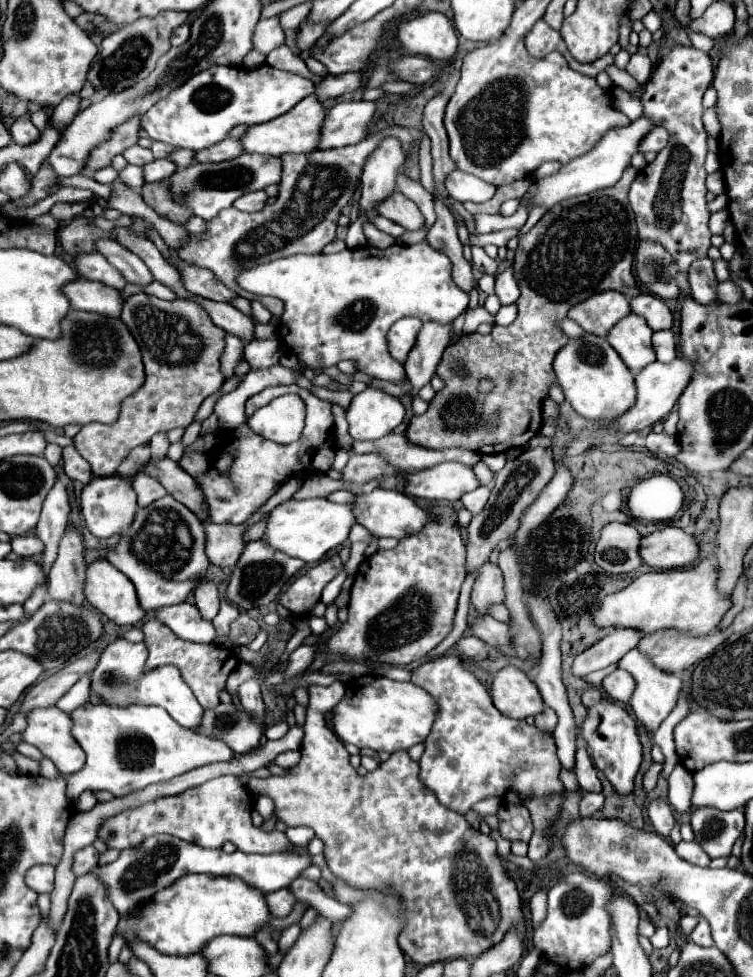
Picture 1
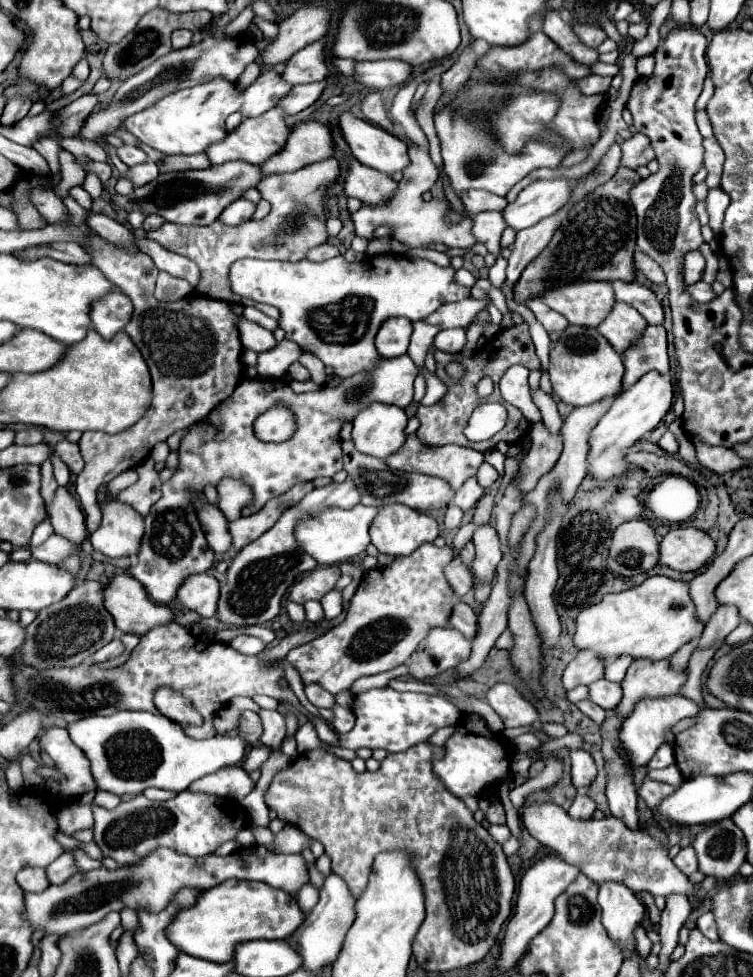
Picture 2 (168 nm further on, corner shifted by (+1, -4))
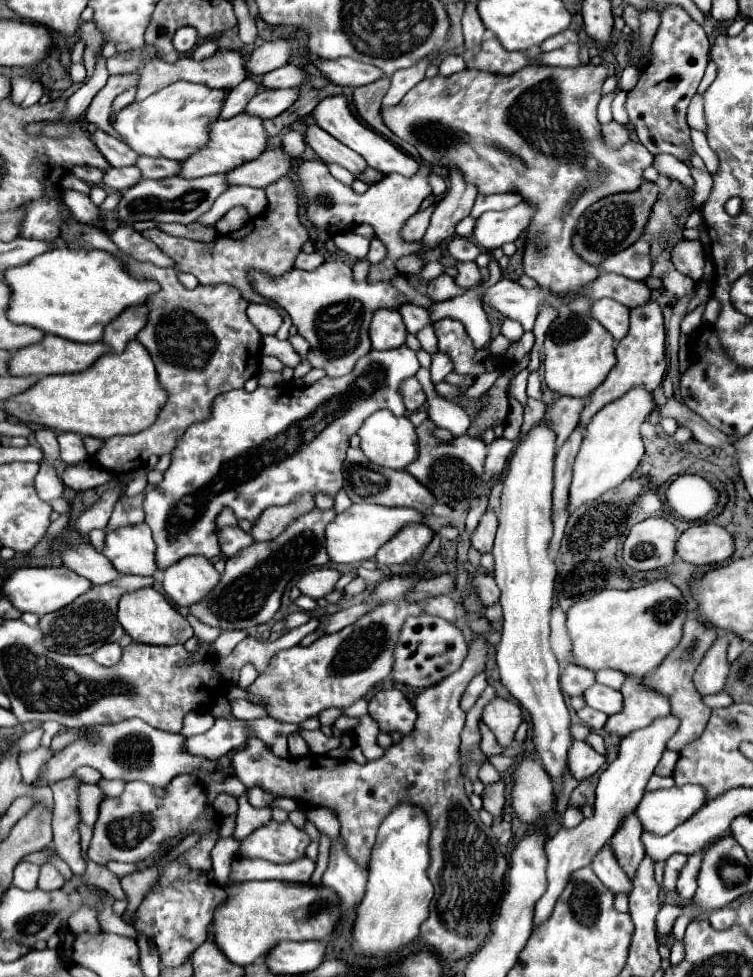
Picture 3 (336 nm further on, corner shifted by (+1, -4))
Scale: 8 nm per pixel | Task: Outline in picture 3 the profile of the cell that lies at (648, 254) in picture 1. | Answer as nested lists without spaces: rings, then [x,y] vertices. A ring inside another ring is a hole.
[[[640,239],[628,249],[608,257],[604,265],[600,265],[600,271],[612,271],[624,277],[632,277],[638,281],[644,281],[652,273],[652,257],[650,257],[650,245],[648,241]]]

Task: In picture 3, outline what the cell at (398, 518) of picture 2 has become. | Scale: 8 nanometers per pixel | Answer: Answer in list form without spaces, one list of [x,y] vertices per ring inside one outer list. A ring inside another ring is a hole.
[[[408,523],[378,549],[376,561],[380,565],[406,563],[422,555],[422,551],[432,541],[432,537],[434,537],[434,531],[424,523]]]

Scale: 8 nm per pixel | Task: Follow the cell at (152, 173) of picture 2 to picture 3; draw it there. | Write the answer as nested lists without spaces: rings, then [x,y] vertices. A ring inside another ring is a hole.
[[[136,165],[132,167],[122,167],[122,169],[108,169],[104,173],[104,185],[108,185],[114,191],[126,191],[132,185],[136,185],[136,181],[142,179],[142,173]]]

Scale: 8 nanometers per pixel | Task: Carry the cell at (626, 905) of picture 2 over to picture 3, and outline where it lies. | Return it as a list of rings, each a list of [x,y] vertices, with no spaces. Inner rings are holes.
[[[606,845],[604,849],[600,849],[600,853],[592,861],[592,869],[596,871],[598,879],[604,883],[604,887],[612,895],[618,895],[618,893],[630,895],[632,893],[632,881],[626,877],[626,873],[618,865],[618,861],[616,861],[610,845]]]

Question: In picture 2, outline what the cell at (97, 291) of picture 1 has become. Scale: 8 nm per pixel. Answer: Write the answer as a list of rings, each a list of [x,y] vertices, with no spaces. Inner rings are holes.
[[[112,291],[110,295],[94,303],[90,311],[92,325],[104,339],[112,339],[118,331],[122,331],[124,325],[130,321],[130,317],[132,317],[132,301],[120,291],[116,293]]]

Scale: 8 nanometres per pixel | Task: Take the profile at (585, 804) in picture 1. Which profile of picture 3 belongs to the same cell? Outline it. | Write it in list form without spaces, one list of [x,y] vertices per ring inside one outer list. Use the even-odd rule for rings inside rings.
[[[570,805],[570,807],[566,809],[564,817],[562,817],[562,825],[564,825],[566,829],[576,827],[576,825],[580,825],[582,821],[584,821],[584,815],[582,815],[582,811],[580,811],[578,807],[574,807],[574,805]]]

